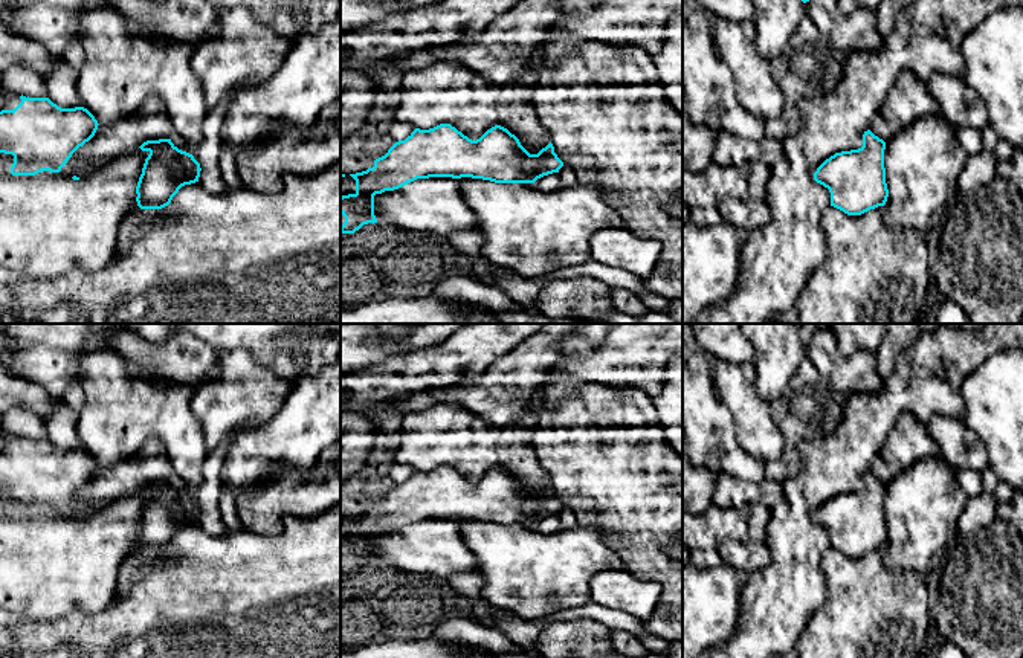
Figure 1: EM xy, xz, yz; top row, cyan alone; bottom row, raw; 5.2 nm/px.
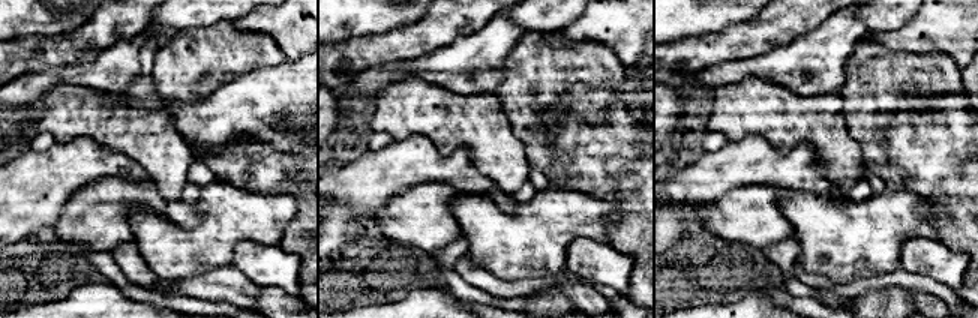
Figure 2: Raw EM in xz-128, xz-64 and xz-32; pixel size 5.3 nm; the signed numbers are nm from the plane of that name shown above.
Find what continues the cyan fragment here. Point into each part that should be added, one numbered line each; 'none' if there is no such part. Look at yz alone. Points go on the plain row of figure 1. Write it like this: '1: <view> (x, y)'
none

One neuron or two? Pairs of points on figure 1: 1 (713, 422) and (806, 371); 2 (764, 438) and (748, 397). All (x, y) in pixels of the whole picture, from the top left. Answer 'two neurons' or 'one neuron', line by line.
1: two neurons
2: one neuron

